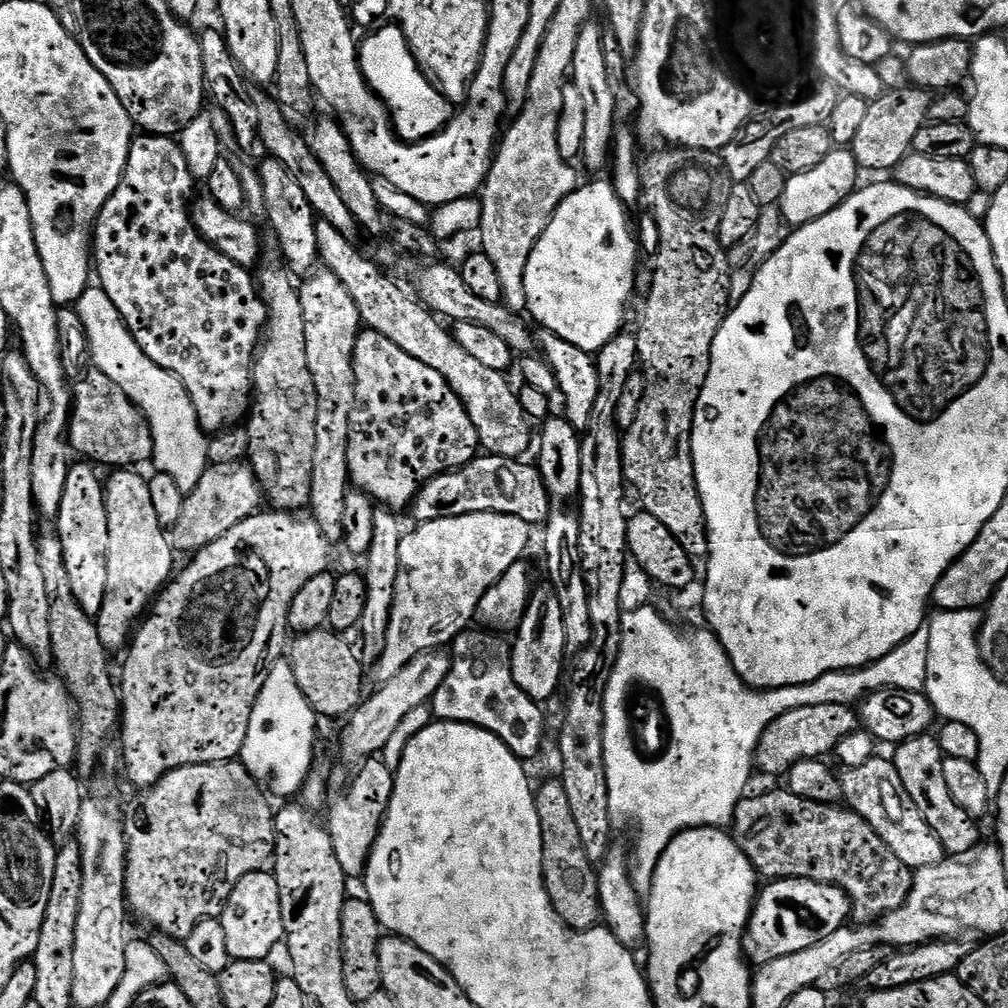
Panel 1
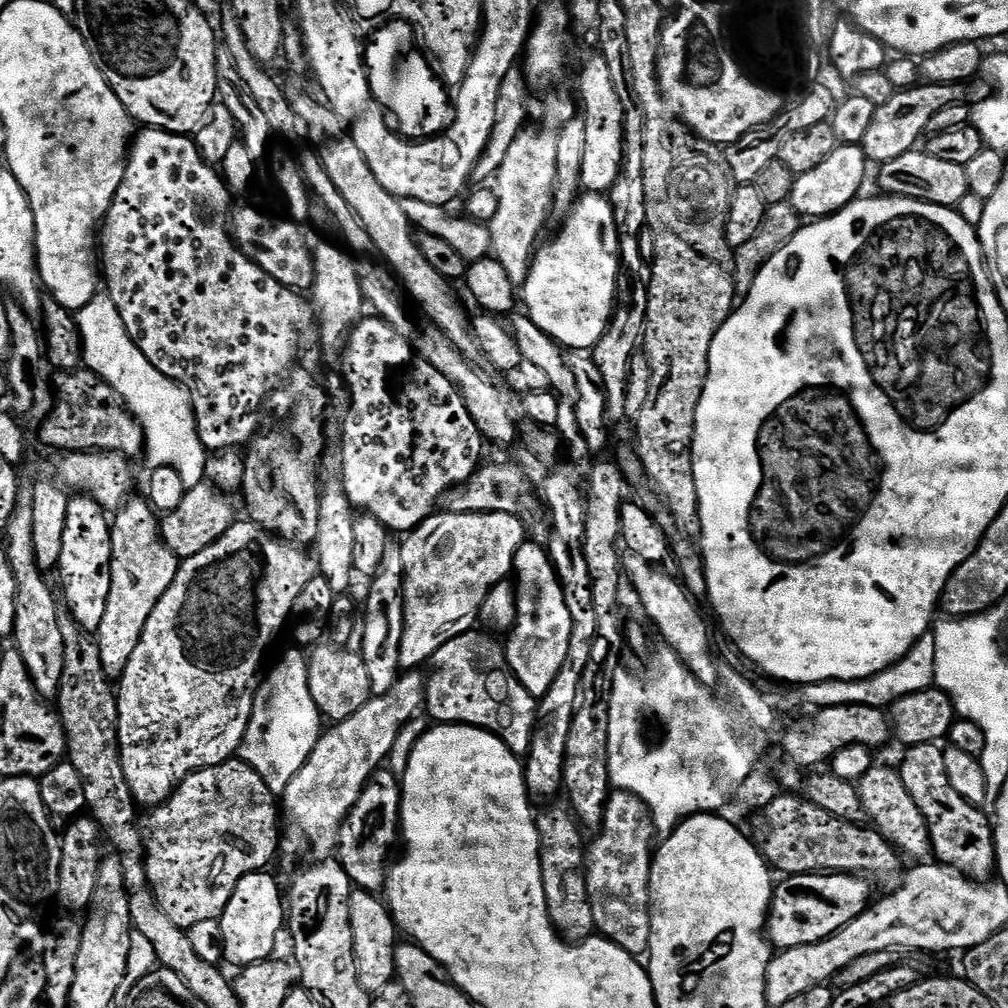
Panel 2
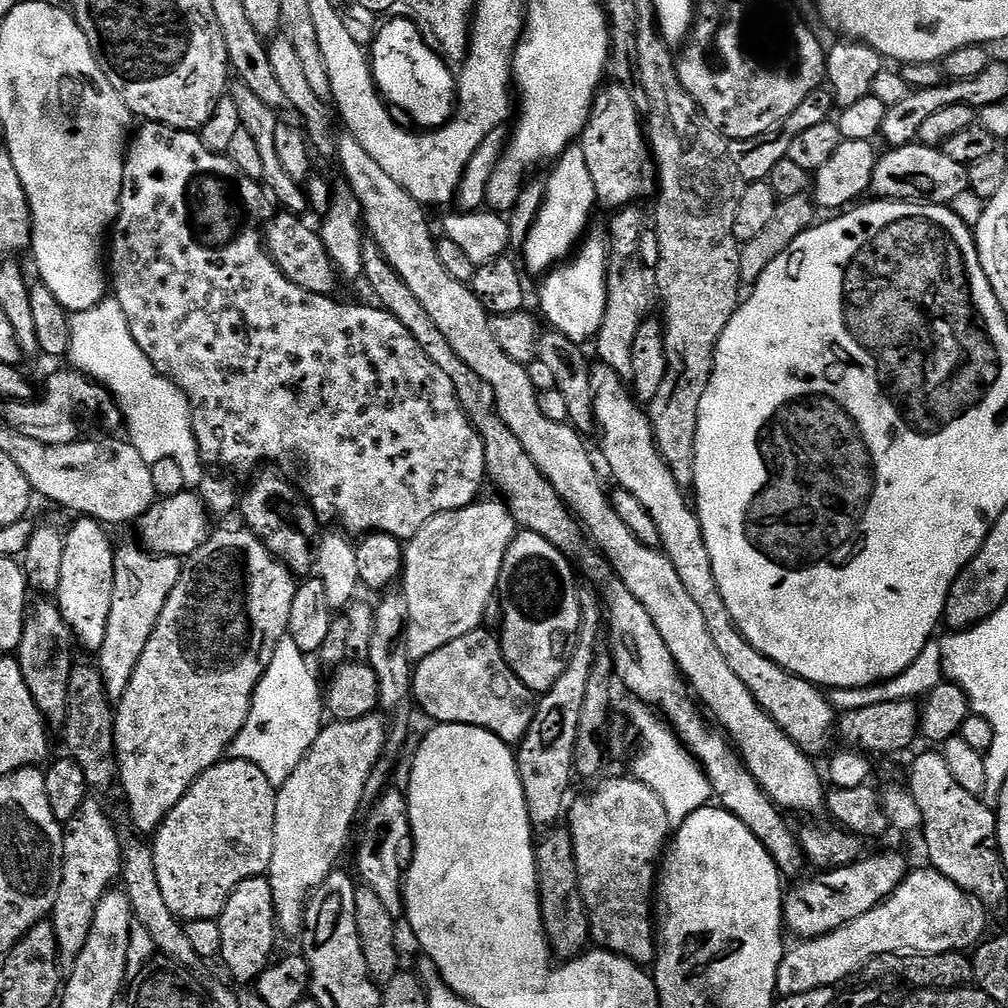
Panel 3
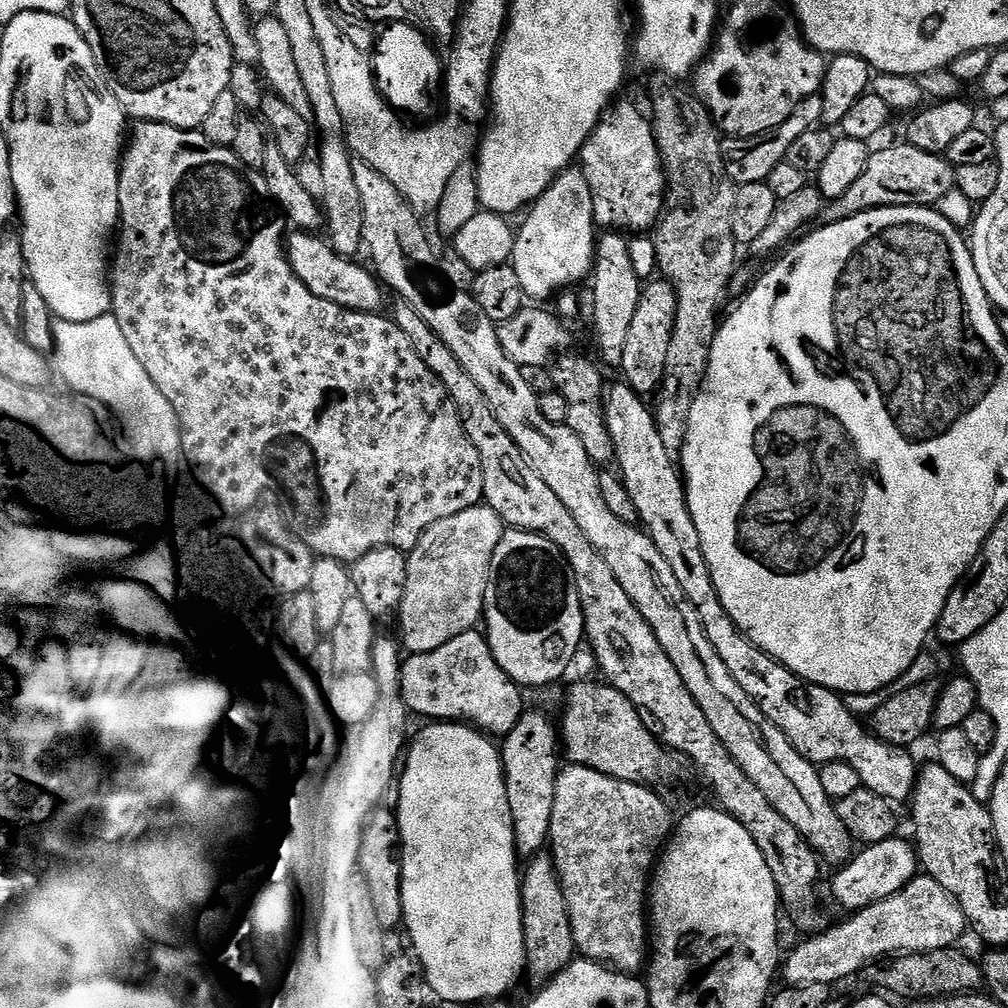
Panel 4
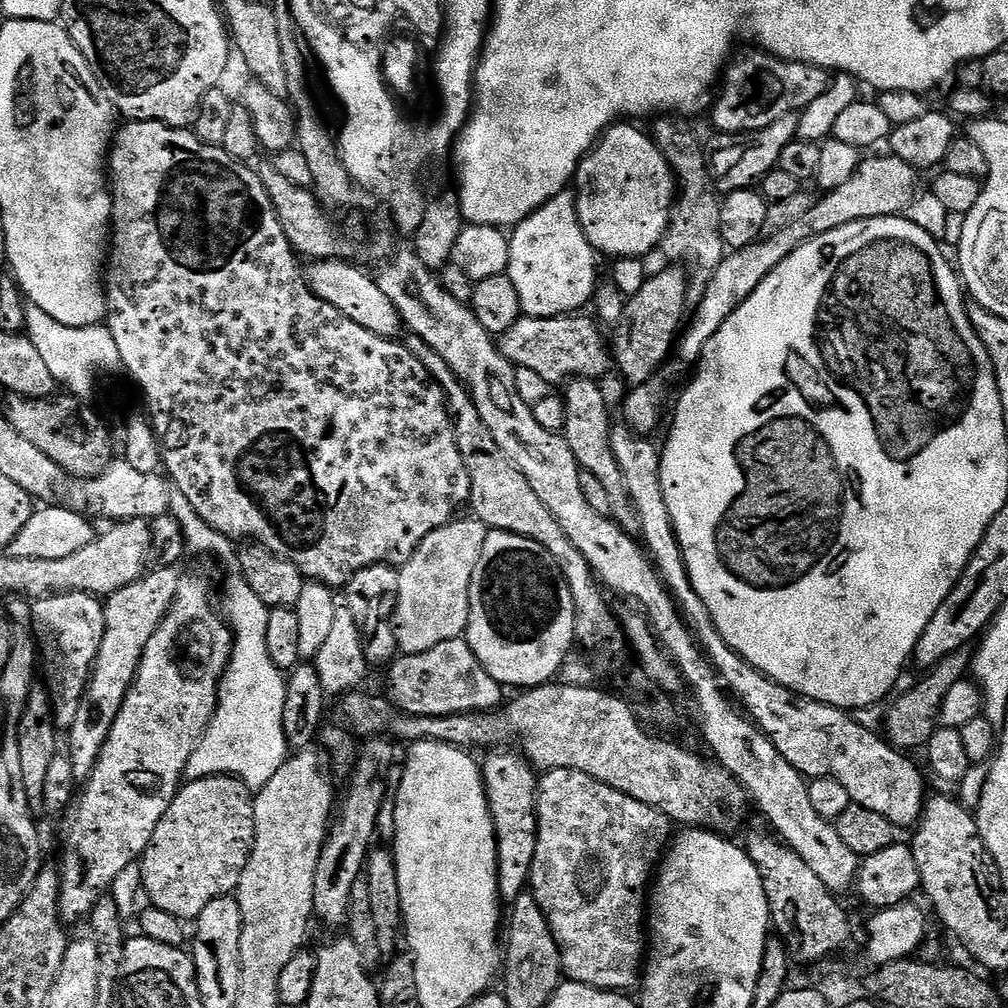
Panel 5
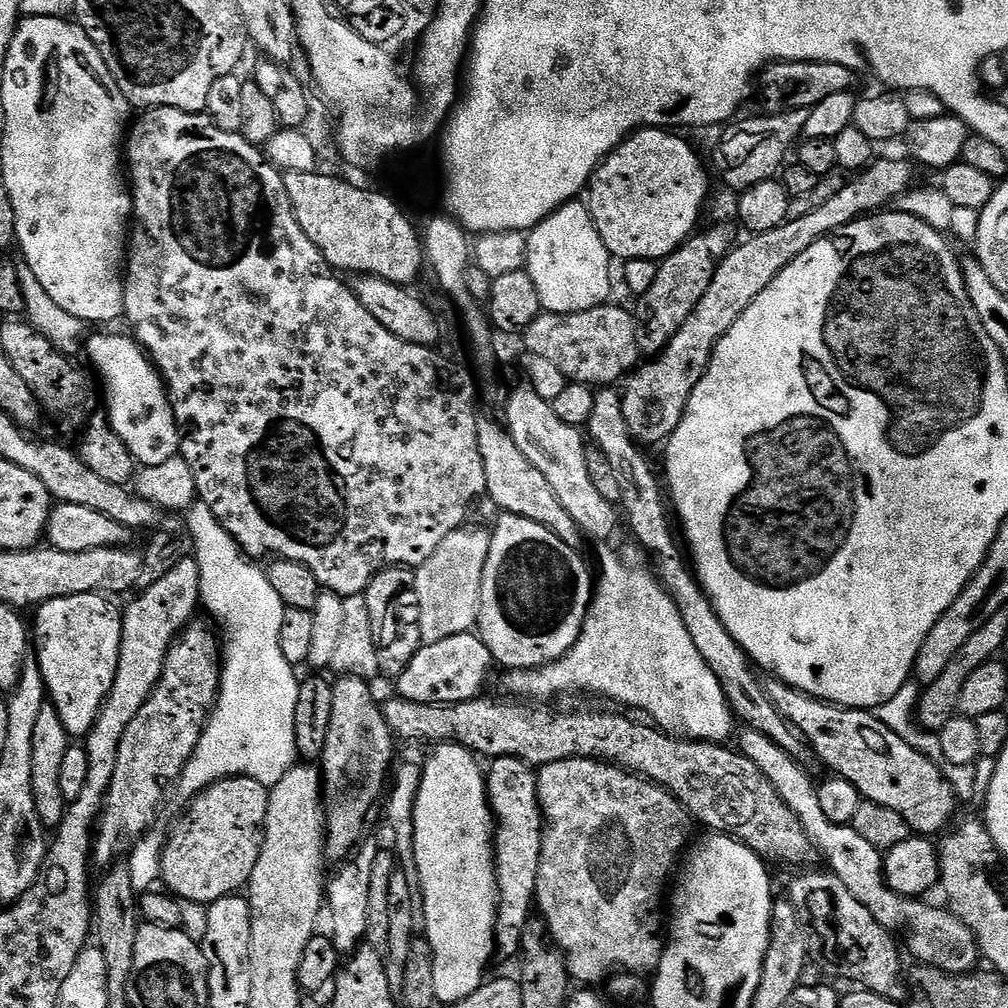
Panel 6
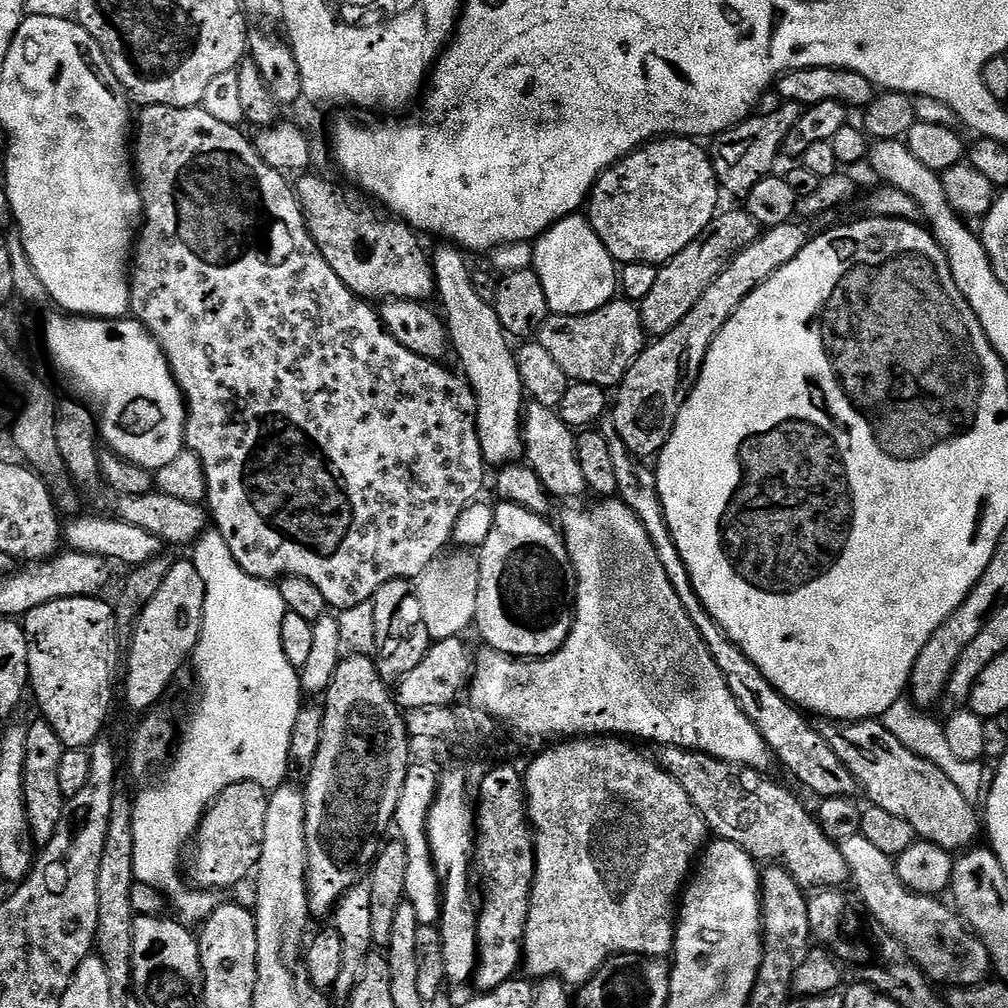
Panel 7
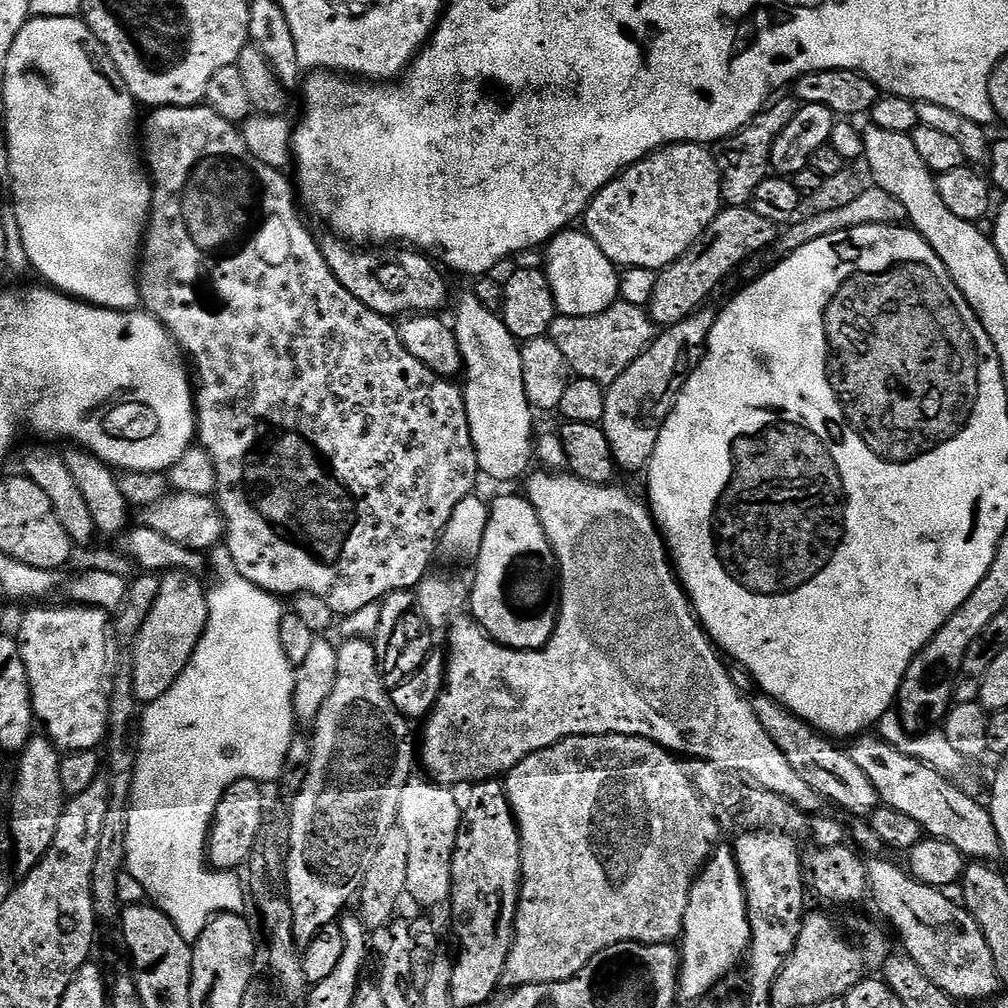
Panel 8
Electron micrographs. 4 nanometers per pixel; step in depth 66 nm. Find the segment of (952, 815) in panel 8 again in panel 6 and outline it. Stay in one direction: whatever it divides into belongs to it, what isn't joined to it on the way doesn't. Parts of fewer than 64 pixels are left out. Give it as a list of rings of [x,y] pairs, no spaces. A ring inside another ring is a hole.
[[[775,678],[765,679],[763,686],[776,709],[800,733],[814,756],[816,752],[817,758],[832,771],[829,773],[849,780],[864,800],[898,810],[913,833],[925,838],[935,837],[935,832],[943,833],[953,823],[958,799],[941,765],[904,742],[871,711],[825,704]]]

